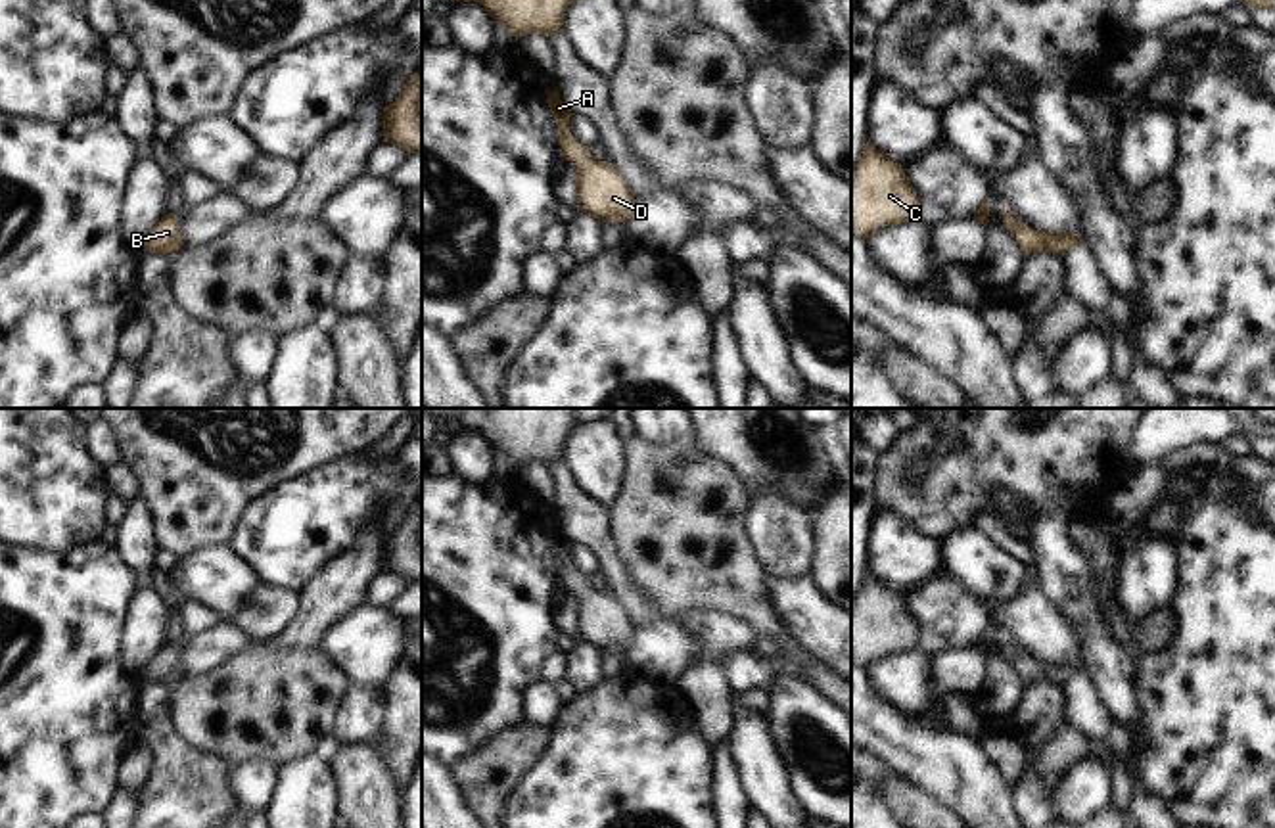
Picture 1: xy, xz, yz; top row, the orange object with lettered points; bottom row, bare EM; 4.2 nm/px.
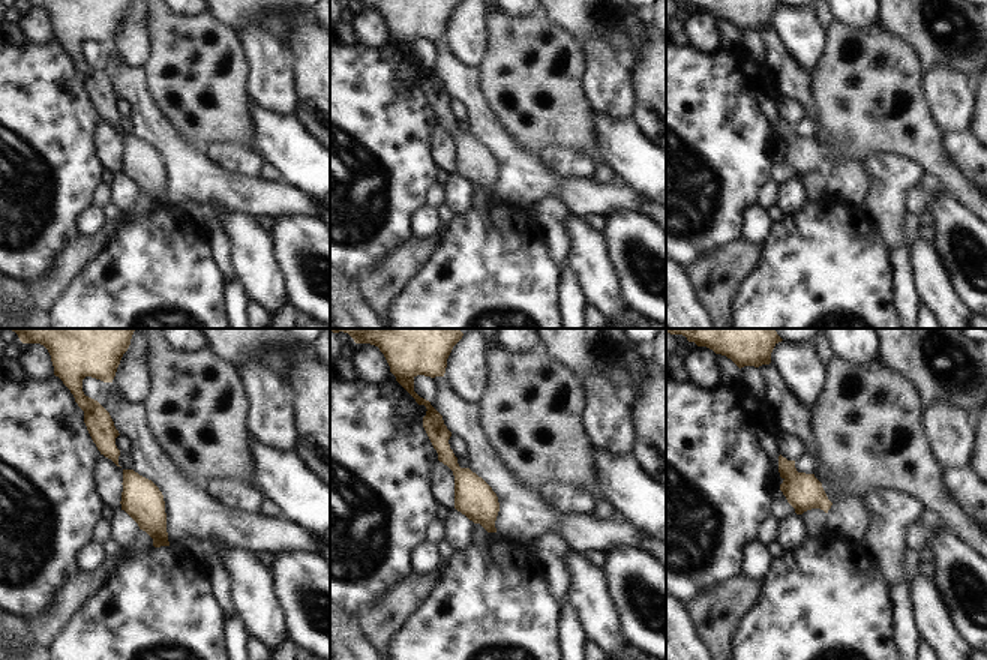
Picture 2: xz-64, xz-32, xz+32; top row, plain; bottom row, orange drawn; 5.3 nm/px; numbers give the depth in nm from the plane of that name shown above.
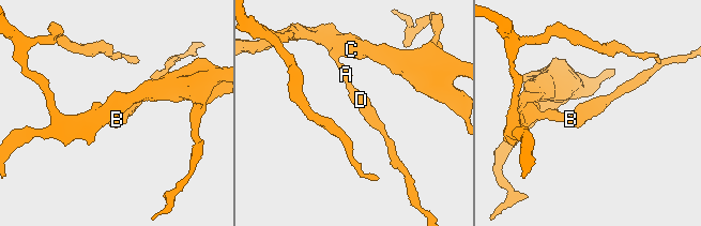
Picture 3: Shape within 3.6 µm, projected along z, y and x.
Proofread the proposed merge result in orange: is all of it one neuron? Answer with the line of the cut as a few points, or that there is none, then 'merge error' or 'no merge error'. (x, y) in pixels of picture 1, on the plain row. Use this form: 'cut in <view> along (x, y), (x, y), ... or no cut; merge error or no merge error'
no cut; no merge error

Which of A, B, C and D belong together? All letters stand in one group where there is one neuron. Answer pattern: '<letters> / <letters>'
A B C D

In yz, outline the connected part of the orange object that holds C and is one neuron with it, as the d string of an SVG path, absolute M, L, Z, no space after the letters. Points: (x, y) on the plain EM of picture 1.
M869 569L851 602L851 663L867 669L874 659L920 646L920 627L899 592L884 586Z

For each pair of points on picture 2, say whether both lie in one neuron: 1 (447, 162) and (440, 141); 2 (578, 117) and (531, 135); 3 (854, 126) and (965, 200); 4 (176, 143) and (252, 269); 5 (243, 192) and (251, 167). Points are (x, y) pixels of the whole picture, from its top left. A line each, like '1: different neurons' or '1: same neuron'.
1: same neuron
2: same neuron
3: same neuron
4: different neurons
5: different neurons

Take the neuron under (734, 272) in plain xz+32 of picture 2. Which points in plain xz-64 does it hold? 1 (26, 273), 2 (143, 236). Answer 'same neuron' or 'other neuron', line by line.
1: other neuron
2: other neuron

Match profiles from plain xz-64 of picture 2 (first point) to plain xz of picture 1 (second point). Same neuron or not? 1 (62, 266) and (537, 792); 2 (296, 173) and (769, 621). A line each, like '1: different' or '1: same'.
1: different
2: different

